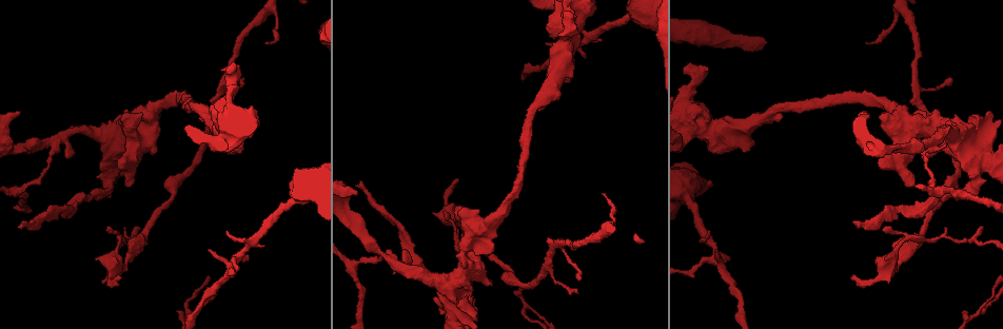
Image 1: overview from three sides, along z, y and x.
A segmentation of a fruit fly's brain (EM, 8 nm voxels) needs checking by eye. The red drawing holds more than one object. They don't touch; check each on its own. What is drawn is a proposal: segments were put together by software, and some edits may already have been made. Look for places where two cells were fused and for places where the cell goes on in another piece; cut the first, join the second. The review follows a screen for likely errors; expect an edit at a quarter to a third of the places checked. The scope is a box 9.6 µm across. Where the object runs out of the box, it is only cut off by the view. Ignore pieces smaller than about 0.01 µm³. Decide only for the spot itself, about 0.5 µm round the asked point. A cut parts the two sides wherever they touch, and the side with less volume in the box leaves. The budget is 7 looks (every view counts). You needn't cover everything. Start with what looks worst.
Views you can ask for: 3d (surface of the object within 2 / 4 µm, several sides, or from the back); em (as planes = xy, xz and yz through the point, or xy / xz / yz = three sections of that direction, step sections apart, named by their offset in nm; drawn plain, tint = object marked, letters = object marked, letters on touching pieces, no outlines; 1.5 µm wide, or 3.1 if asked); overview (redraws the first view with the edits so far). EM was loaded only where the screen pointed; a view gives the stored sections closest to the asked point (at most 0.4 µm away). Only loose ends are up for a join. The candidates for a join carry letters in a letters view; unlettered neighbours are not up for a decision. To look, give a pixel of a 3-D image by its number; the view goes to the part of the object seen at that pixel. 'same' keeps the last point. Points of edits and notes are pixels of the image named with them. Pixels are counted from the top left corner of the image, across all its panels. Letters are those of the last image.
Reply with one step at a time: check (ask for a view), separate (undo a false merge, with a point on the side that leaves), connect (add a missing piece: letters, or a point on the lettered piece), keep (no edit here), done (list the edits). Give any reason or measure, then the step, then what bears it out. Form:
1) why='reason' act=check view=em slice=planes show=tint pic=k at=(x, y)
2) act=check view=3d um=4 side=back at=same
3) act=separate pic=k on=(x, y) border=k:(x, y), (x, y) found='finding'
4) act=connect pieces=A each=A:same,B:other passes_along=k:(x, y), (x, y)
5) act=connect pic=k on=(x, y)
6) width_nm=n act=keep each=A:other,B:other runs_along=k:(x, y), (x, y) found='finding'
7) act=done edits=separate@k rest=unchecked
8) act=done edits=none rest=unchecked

why='three arms meet' act=check view=em slice=yz step=4 show=tint pic=1 at=(930, 142)

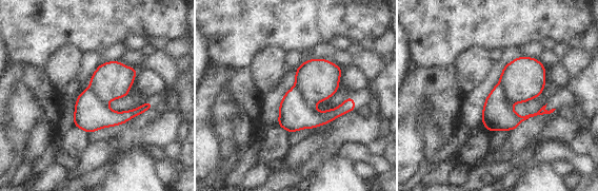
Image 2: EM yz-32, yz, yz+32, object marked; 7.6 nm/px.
why='cut it another way' act=check view=em slice=planes show=letters at=same

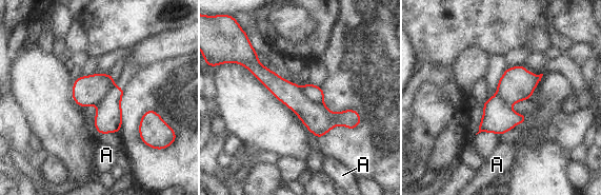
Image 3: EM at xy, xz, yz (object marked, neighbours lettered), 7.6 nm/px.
width_nm=240 act=separate pic=3 on=(316, 93) each=A:other border=3:(302, 88), (308, 96), (322, 103) found='two cells meet here'

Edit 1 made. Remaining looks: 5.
act=check view=3d um=4 pic=1 at=(709, 233)

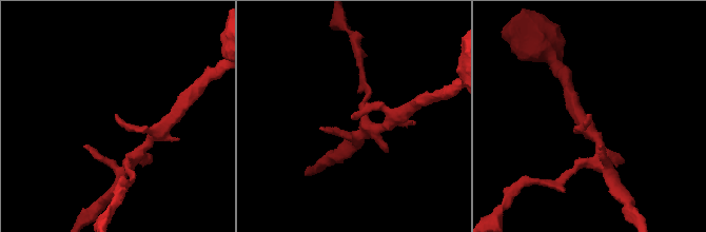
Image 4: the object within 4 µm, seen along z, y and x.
act=check view=em slice=planes show=plain pic=4 at=(590, 117)

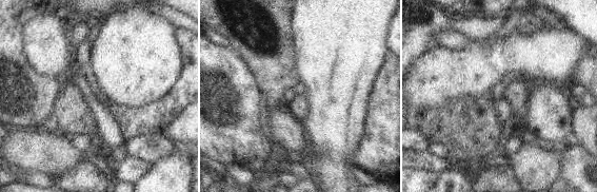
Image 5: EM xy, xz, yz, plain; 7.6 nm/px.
why='what lies round it' act=check view=em slice=planes show=letters at=same

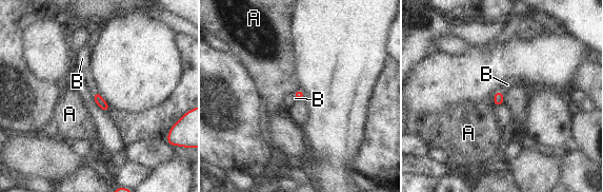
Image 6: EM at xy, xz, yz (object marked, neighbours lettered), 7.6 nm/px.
longest_contact=A:100nm act=connect pieces=B each=A:other,B:same passes_along=6:(99, 100), (93, 93), (82, 62) found='the cell continues'

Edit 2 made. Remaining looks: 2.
act=done edits=separate@3,connect@6 rest=unchecked

